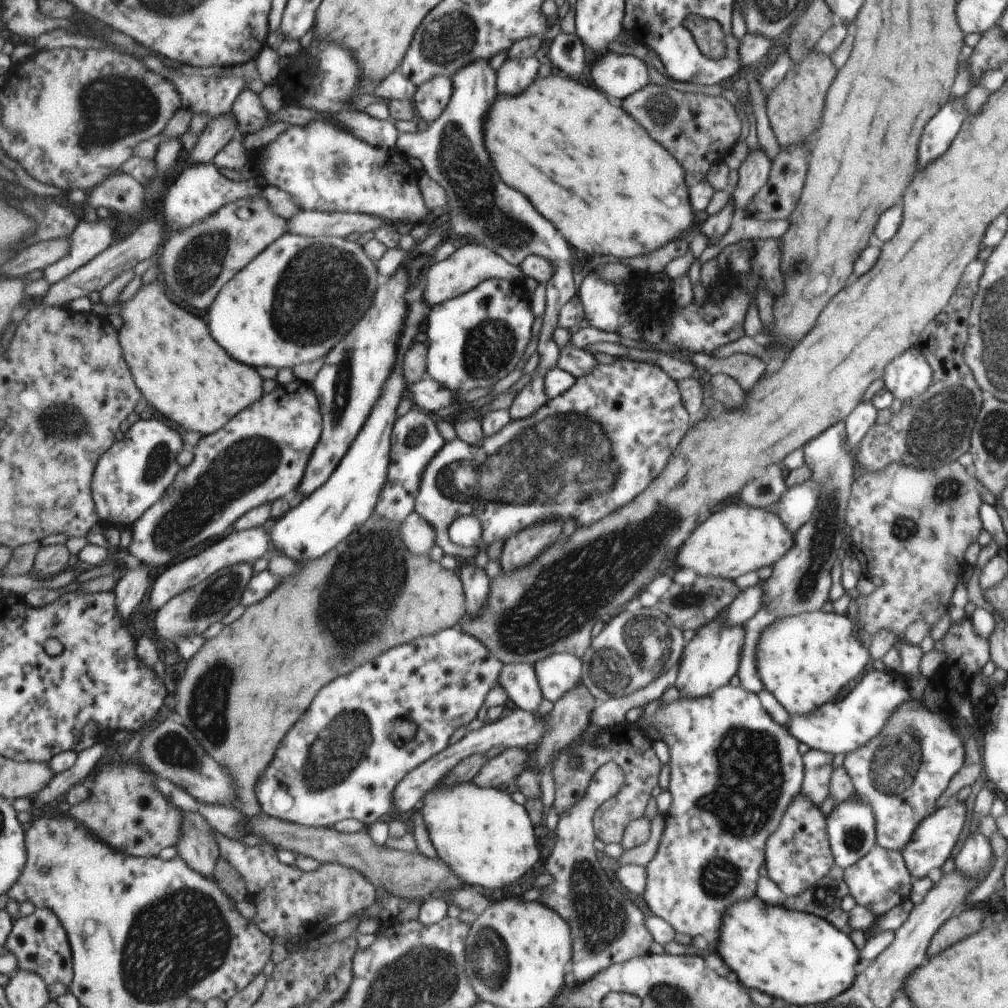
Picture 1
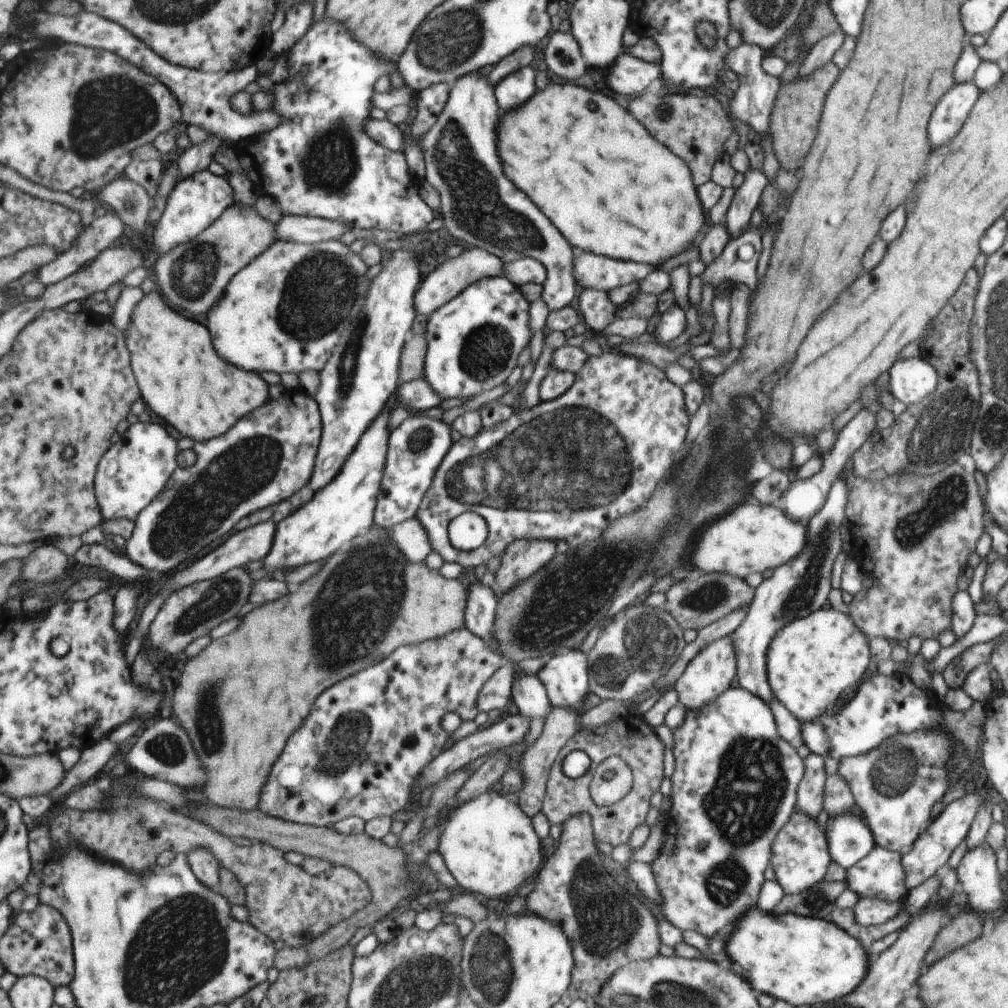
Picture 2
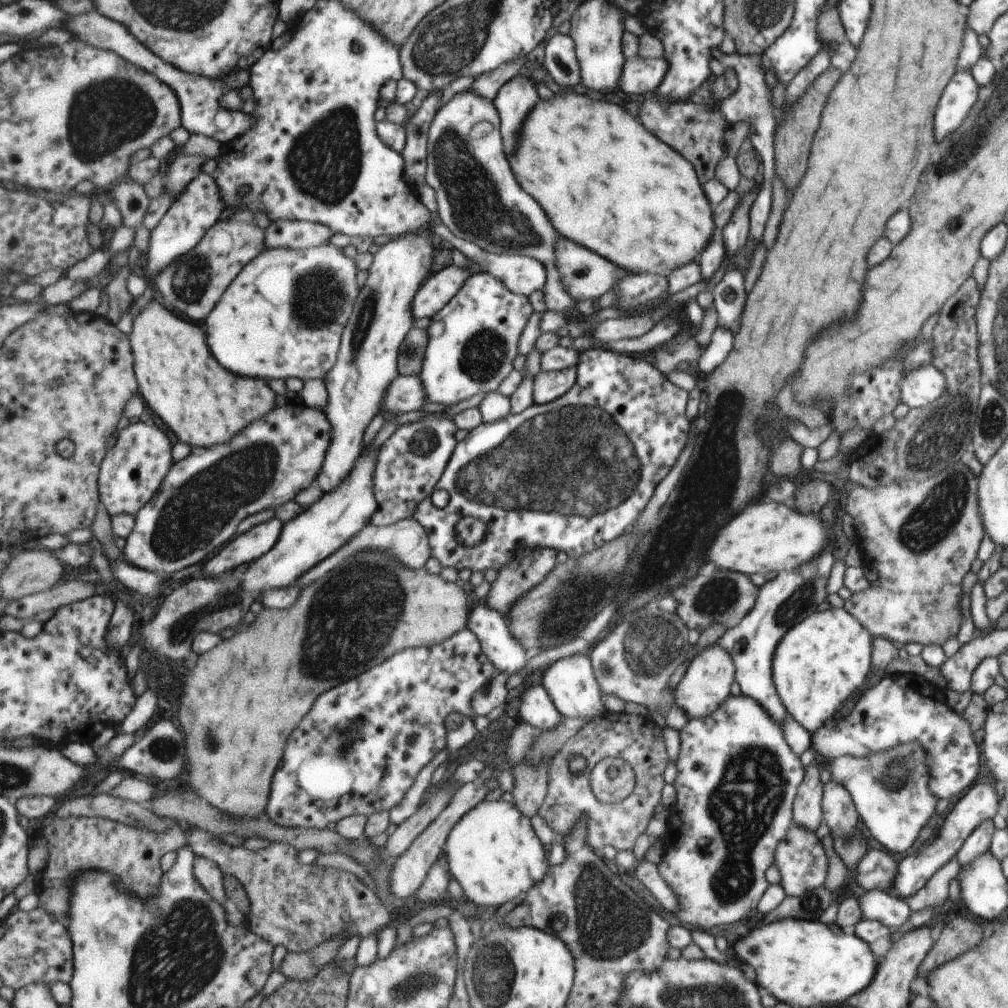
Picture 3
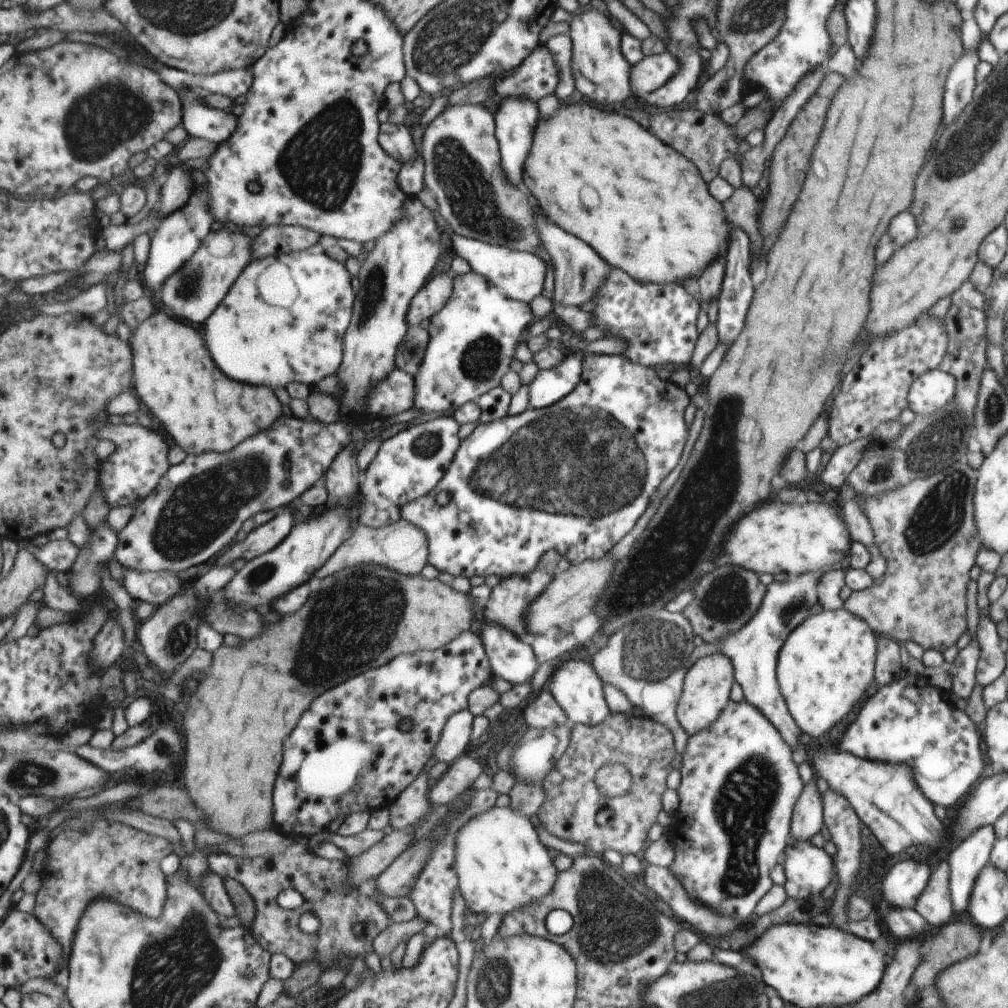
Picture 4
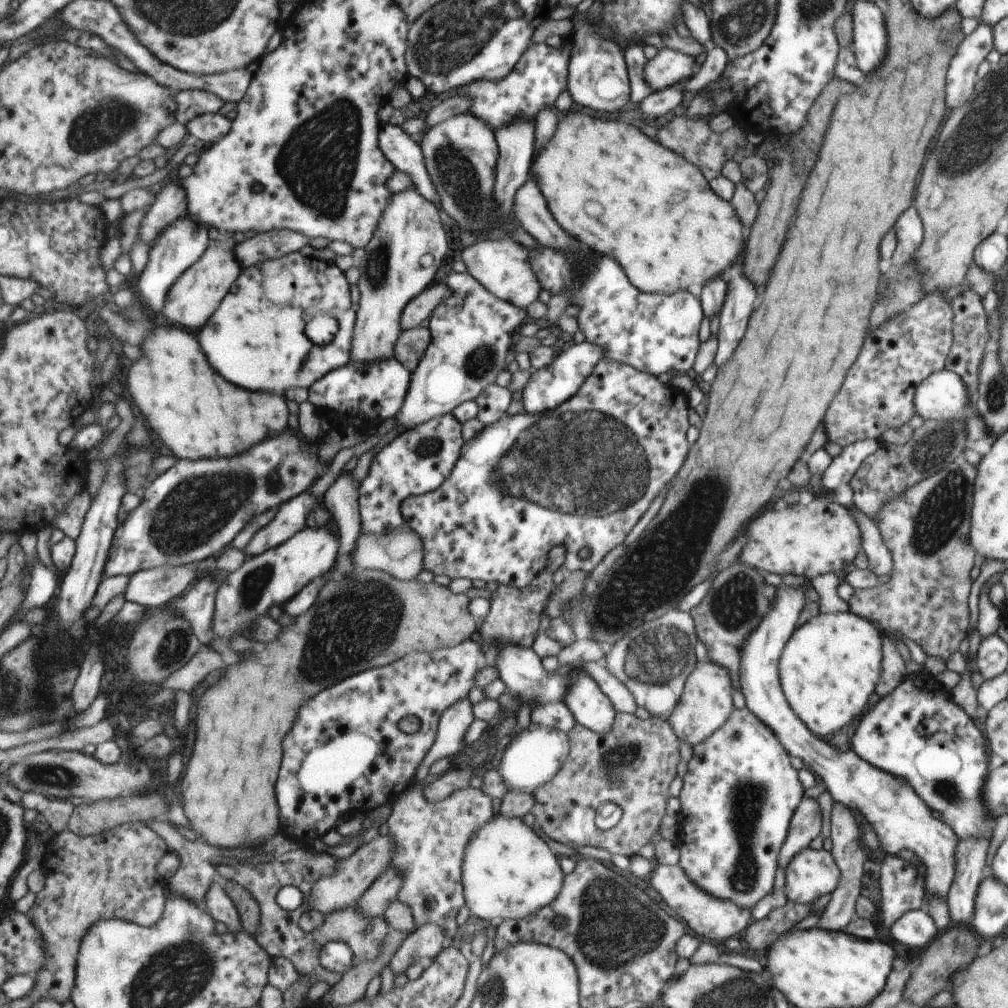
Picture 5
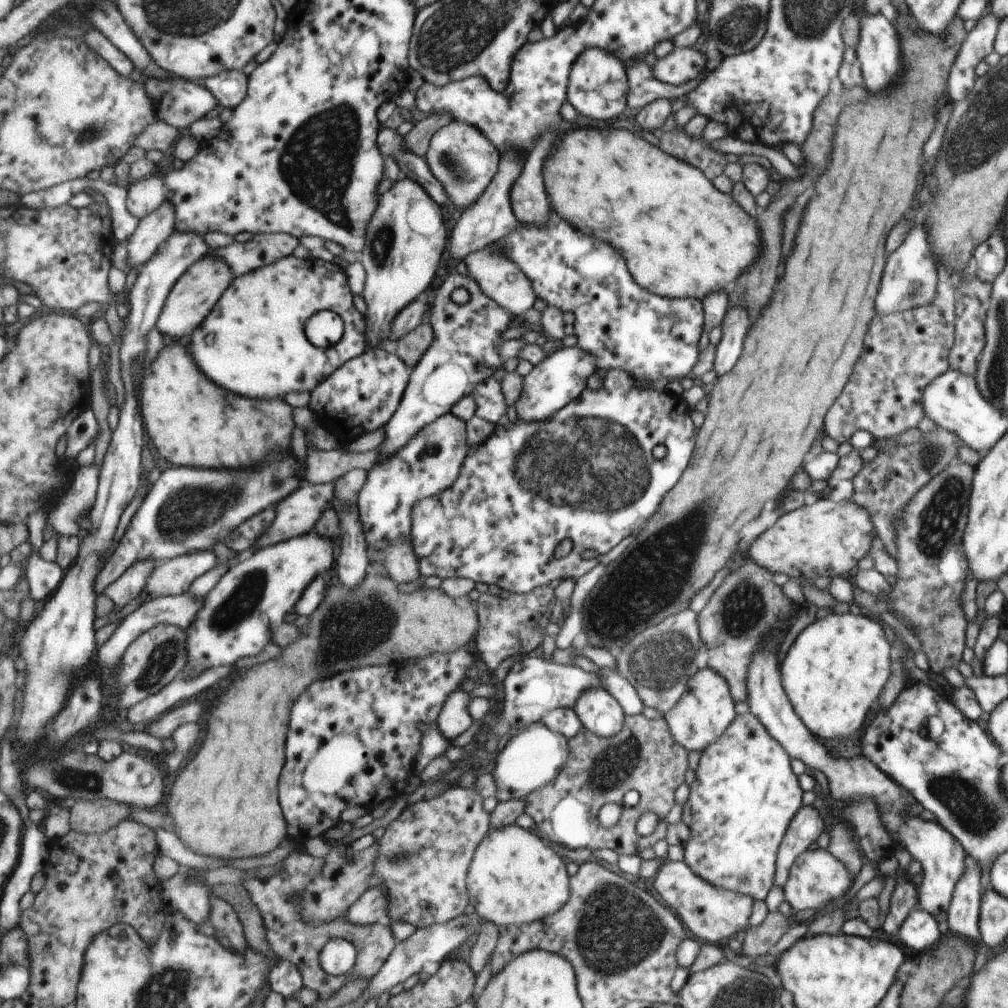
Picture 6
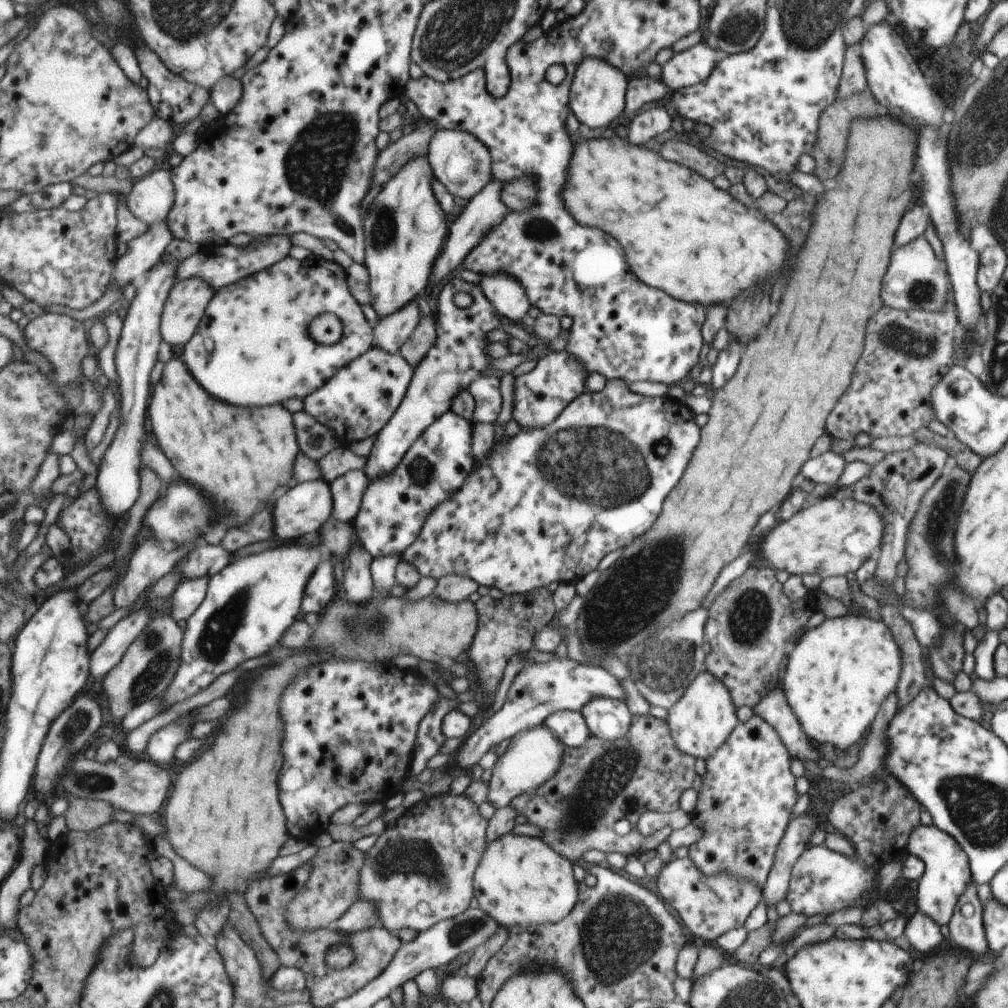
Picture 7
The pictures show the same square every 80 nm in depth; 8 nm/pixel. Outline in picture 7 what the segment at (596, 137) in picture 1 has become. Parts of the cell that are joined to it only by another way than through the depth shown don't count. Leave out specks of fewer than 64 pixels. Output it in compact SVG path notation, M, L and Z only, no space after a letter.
M595 138L595 140L585 140L585 142L575 142L573 144L573 164L569 164L569 188L565 188L565 208L573 208L573 216L581 220L581 224L589 224L593 228L605 228L609 236L617 236L621 240L621 248L629 252L629 268L636 274L640 281L651 288L660 289L661 292L668 293L679 301L688 301L689 304L699 304L705 308L711 304L721 304L731 300L739 290L749 290L761 282L771 282L777 278L781 272L785 274L785 250L787 244L781 238L781 234L751 207L745 208L735 198L729 196L726 191L716 188L711 181L705 180L699 173L692 172L684 165L664 160L658 153L651 152L641 146L629 144L625 138Z

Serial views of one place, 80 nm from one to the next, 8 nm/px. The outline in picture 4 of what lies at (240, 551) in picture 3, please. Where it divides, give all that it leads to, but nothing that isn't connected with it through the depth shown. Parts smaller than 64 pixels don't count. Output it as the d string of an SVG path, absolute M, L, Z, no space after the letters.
M291 504L291 506L280 510L280 513L267 524L253 530L244 541L237 541L237 544L229 547L228 551L225 551L215 562L215 566L228 567L237 558L252 561L271 552L286 539L296 524L294 507Z

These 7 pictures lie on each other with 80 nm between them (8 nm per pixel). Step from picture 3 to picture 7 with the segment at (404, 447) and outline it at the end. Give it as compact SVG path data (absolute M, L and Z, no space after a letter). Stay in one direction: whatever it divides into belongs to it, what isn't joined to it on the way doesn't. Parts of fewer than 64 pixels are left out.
M446 411L429 424L391 476L370 480L353 524L359 542L374 559L402 556L420 535L428 516L468 482L473 468L477 468L471 452L473 424L471 419L465 420L456 413Z

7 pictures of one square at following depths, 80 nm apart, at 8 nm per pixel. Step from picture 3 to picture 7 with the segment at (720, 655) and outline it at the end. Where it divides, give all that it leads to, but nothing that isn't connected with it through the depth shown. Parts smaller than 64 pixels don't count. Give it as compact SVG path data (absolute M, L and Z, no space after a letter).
M705 670L693 678L681 698L666 710L670 738L679 753L707 760L717 748L724 746L737 726L735 706L729 694L727 686Z

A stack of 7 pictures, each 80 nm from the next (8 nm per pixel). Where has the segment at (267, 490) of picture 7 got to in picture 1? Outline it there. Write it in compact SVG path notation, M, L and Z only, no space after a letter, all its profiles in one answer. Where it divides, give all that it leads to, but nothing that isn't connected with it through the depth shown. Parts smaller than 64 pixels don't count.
M158 277L152 283L141 285L134 297L114 306L102 303L92 303L91 312L97 315L118 314L122 318L120 343L124 350L124 357L132 369L137 386L142 396L151 406L157 408L163 416L187 430L201 432L201 436L209 436L221 430L233 416L237 416L253 402L259 402L263 396L263 378L256 368L237 362L231 358L225 348L221 348L213 338L207 322L197 314L181 308L169 298L169 290L164 284L163 277Z

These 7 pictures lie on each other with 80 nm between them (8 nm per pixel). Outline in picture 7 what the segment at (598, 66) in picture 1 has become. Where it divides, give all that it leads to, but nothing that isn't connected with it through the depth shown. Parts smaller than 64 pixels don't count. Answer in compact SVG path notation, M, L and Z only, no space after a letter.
M700 41L688 50L673 53L660 68L660 82L670 90L676 90L703 83L715 70L716 65L713 50Z

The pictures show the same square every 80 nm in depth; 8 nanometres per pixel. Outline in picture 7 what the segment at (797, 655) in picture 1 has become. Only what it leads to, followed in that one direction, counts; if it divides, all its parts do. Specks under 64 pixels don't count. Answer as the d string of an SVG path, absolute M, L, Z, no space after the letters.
M842 615L831 620L825 619L816 628L807 630L797 643L788 649L782 663L779 683L787 706L799 722L803 734L815 746L829 743L838 749L839 753L849 748L869 728L871 720L875 720L881 702L891 696L889 692L895 690L897 678L900 678L903 670L902 650L894 634L885 626L874 615L868 618Z

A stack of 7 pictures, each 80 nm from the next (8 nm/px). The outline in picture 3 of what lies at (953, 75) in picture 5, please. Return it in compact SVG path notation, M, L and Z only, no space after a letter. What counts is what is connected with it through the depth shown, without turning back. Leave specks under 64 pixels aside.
M959 71L949 80L949 92L941 96L941 112L937 112L937 142L961 126L978 97L978 87L970 71Z

